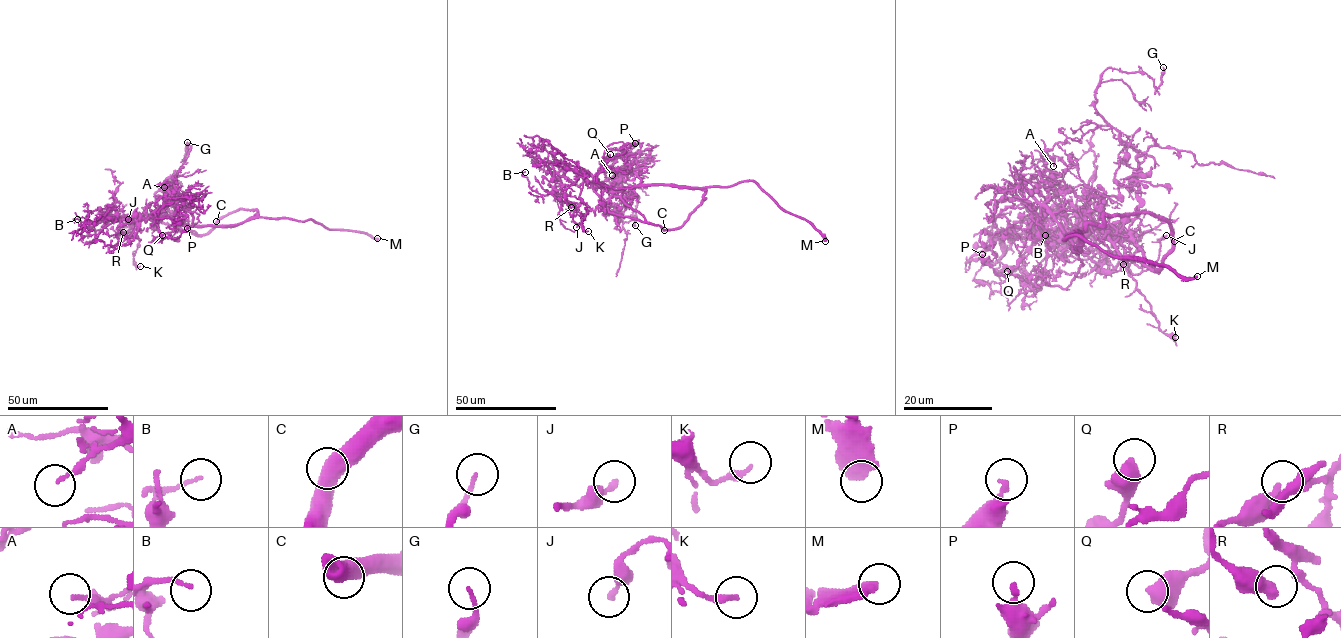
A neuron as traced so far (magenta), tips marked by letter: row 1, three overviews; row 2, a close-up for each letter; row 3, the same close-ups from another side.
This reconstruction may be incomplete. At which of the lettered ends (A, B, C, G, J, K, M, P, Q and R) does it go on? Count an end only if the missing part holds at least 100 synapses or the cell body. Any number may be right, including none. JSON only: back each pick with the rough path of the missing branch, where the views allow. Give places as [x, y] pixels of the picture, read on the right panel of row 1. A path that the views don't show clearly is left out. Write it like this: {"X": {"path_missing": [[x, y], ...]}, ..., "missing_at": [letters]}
{"missing_at": ["M"]}

